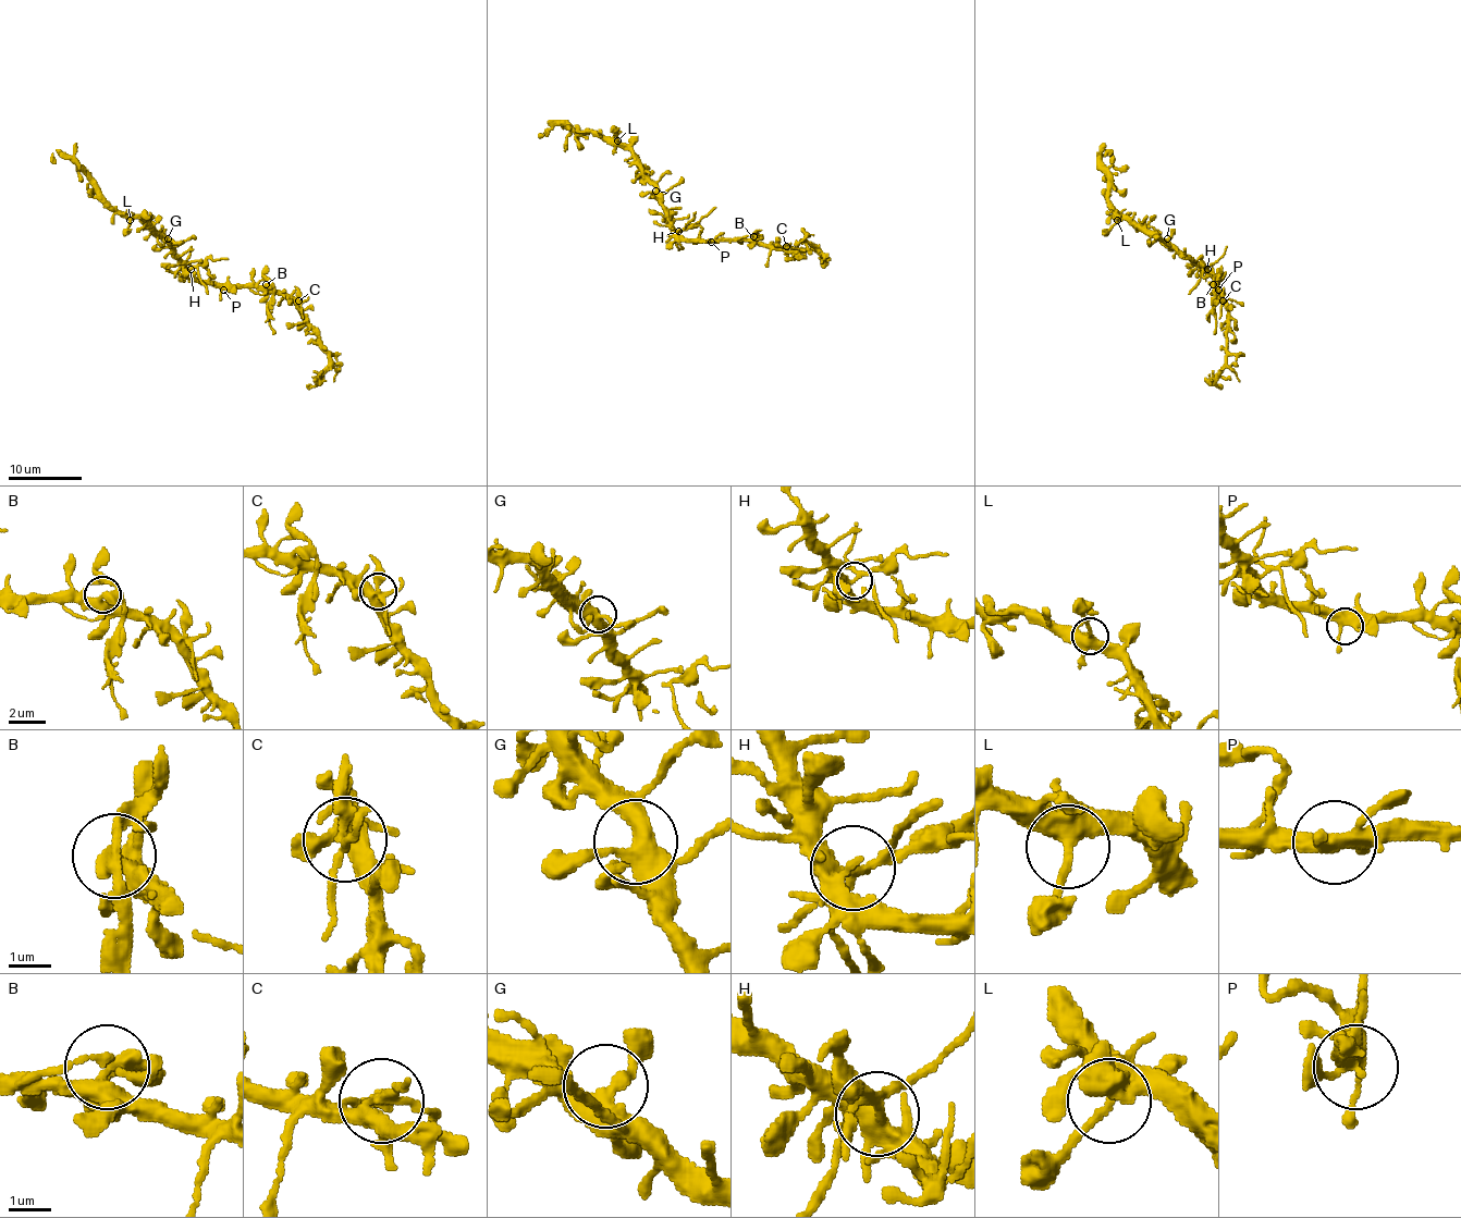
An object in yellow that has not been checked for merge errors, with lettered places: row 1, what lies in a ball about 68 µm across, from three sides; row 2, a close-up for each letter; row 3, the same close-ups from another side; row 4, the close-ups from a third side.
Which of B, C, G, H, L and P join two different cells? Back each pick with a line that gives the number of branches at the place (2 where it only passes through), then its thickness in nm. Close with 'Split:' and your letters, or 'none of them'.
B: 4 | 340 nm
C: 5 | 360 nm
H: 7 | 340 nm
Split: B, C, H

